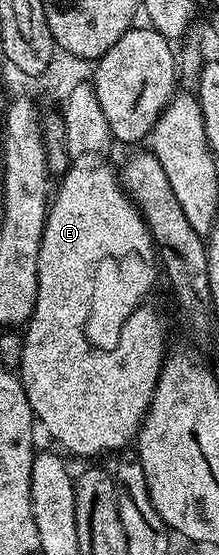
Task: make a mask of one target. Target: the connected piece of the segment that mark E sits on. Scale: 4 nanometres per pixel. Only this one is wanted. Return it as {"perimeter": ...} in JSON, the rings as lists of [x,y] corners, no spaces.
{"perimeter":[[[101,162],[74,163],[69,171],[60,177],[58,184],[61,185],[58,188],[56,185],[55,191],[52,193],[49,210],[45,214],[45,229],[41,235],[39,258],[37,259],[37,301],[32,318],[23,328],[22,362],[19,367],[21,385],[27,394],[27,402],[31,406],[36,423],[40,427],[42,424],[49,431],[51,439],[57,440],[62,436],[62,446],[73,456],[81,456],[84,452],[90,452],[93,456],[99,455],[100,452],[109,452],[113,448],[113,436],[117,440],[122,440],[125,446],[132,445],[136,441],[137,432],[145,420],[147,410],[151,406],[151,398],[155,394],[155,386],[159,382],[161,363],[164,362],[167,355],[165,328],[161,325],[163,316],[160,311],[153,316],[149,316],[149,312],[137,312],[137,316],[133,316],[133,320],[129,320],[129,328],[125,328],[125,336],[121,336],[121,348],[117,348],[117,352],[113,352],[113,356],[89,356],[89,352],[85,352],[85,340],[81,340],[81,320],[85,320],[85,300],[89,300],[89,268],[93,268],[93,260],[97,260],[97,256],[105,256],[105,252],[129,252],[129,248],[145,248],[145,244],[154,244],[152,236],[149,235],[149,228],[145,225],[144,218],[141,217],[141,211],[137,209],[136,204],[129,199],[129,195],[121,187],[118,173],[114,169],[112,172],[105,164],[97,163]]]}

